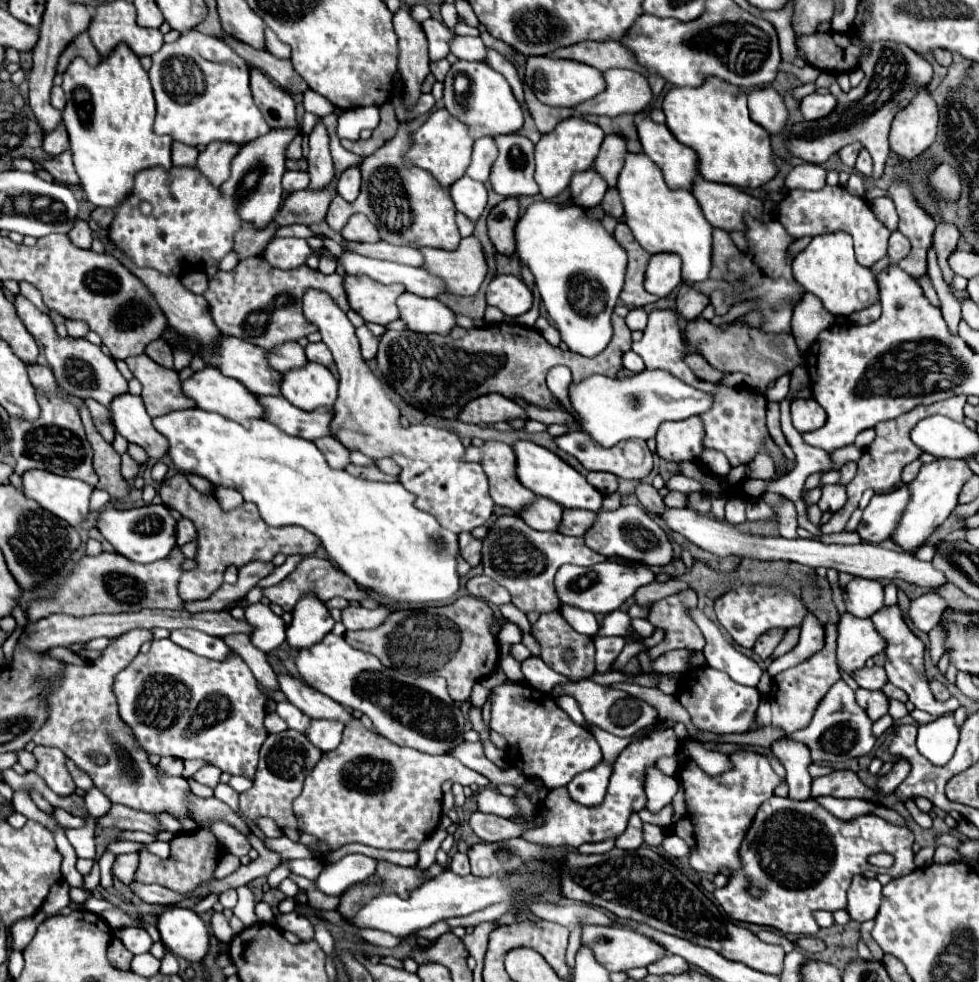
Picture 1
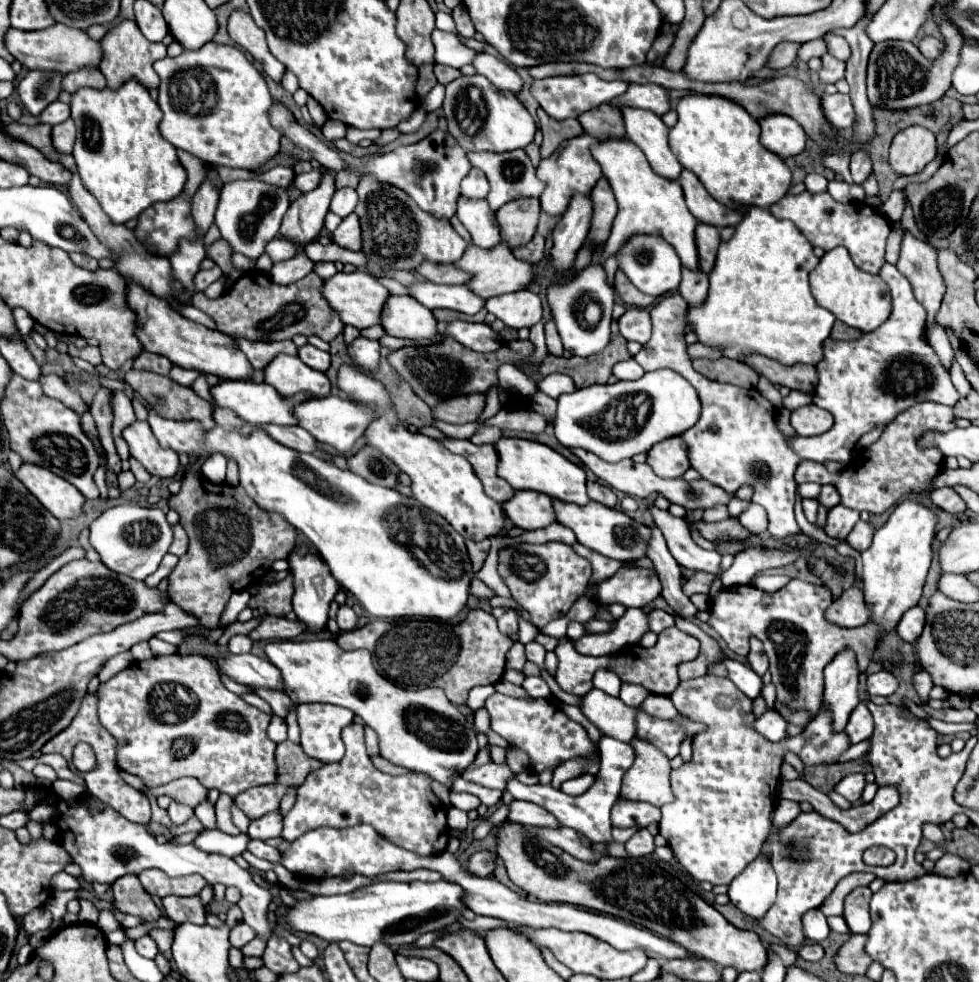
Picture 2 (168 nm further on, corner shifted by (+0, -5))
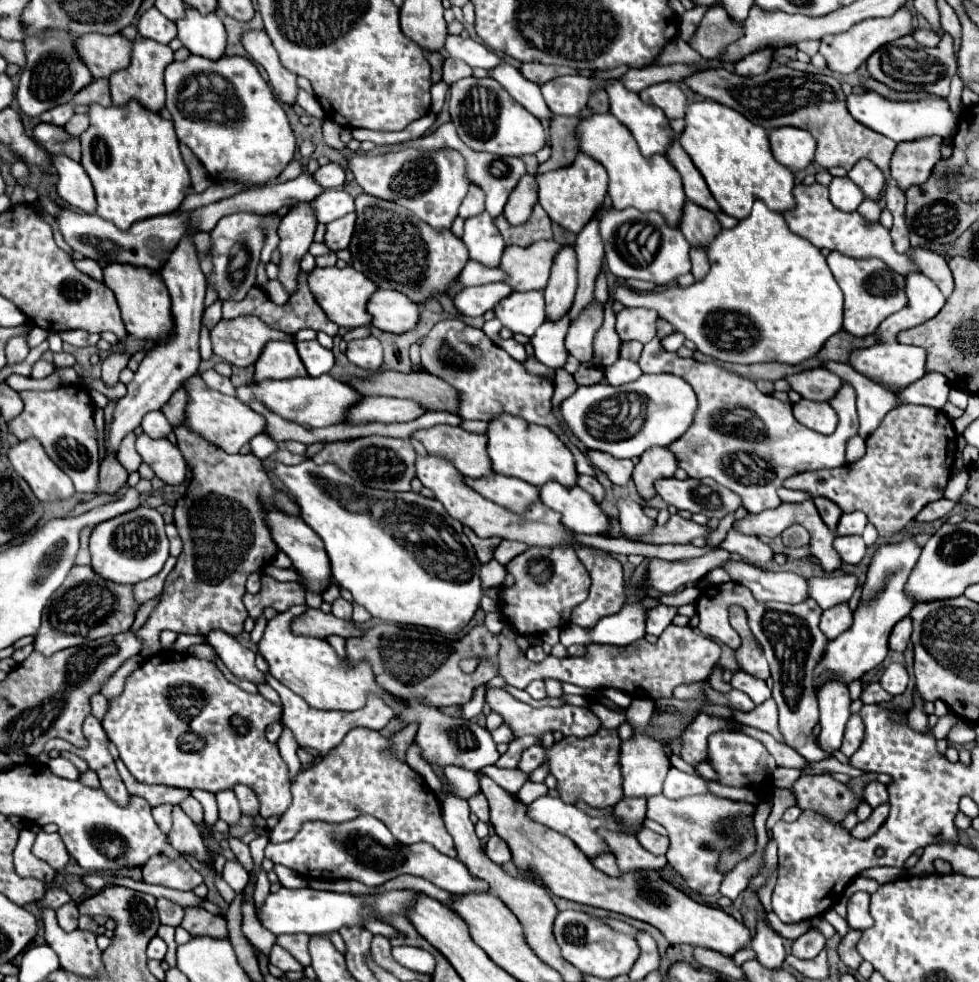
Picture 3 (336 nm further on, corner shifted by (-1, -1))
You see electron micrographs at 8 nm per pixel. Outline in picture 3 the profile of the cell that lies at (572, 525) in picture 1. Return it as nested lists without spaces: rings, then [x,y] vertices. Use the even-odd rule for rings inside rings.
[[[503,539],[503,541],[497,545],[493,557],[495,557],[501,565],[505,565],[505,563],[509,563],[515,555],[519,555],[519,553],[525,551],[525,549],[527,549],[527,543],[521,543],[521,541],[507,541],[507,539]]]

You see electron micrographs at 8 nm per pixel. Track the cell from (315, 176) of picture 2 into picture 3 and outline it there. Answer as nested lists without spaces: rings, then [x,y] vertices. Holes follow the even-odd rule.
[[[327,163],[313,173],[313,179],[317,179],[323,189],[335,189],[343,185],[345,171],[337,163]]]

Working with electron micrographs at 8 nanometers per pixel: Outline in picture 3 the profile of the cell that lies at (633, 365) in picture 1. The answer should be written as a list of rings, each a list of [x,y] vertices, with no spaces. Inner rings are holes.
[[[617,359],[611,367],[605,369],[605,379],[613,385],[623,385],[623,383],[631,383],[635,379],[641,377],[641,367],[635,361],[629,359]]]

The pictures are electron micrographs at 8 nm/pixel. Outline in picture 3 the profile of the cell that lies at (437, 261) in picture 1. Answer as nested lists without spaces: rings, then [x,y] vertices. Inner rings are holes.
[[[539,241],[531,247],[505,247],[499,263],[499,269],[505,271],[503,283],[515,291],[543,289],[549,279],[553,257],[559,251],[557,247],[561,245],[555,241]]]

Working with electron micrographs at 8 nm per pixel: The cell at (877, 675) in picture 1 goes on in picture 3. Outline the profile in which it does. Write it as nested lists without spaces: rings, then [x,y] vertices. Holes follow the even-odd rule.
[[[891,663],[885,673],[881,675],[879,679],[881,687],[891,693],[891,695],[901,695],[905,689],[907,689],[907,683],[909,683],[909,675],[907,675],[907,669],[899,663]]]

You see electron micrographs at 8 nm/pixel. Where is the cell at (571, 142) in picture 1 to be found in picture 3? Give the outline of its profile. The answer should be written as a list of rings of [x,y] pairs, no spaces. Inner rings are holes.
[[[583,151],[577,153],[575,161],[567,167],[559,167],[557,171],[547,171],[535,175],[539,185],[539,203],[549,213],[549,217],[563,225],[571,233],[579,233],[585,223],[593,217],[593,213],[601,207],[603,197],[607,195],[607,171],[601,163],[585,155]]]

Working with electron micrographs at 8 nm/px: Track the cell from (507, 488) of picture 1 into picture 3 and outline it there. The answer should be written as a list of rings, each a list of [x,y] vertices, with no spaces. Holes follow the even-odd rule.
[[[433,425],[429,429],[419,429],[413,435],[415,435],[415,439],[419,439],[425,445],[427,453],[451,459],[455,463],[455,467],[467,477],[477,479],[477,477],[489,477],[495,473],[491,459],[487,455],[487,435],[467,433],[461,427],[451,427],[451,425]]]

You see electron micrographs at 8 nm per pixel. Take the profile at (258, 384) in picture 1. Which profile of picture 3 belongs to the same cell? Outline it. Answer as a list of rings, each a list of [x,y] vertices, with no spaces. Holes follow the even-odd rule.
[[[111,263],[103,269],[105,285],[115,293],[123,323],[127,333],[143,339],[143,341],[165,341],[173,335],[173,315],[171,315],[171,299],[165,283],[157,271],[149,271],[147,267],[133,267],[123,263]]]

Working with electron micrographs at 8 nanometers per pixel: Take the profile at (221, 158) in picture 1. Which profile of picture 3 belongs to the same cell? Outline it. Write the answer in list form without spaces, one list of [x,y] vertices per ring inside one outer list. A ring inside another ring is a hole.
[[[189,231],[189,235],[185,235],[185,239],[181,239],[181,243],[171,251],[167,263],[161,267],[161,279],[165,281],[169,295],[171,295],[171,313],[173,313],[173,321],[175,321],[175,335],[169,341],[157,343],[147,357],[141,361],[135,379],[127,385],[127,395],[119,399],[117,409],[113,413],[113,423],[111,423],[111,433],[109,433],[109,441],[113,451],[119,449],[121,439],[139,427],[141,419],[153,411],[153,409],[161,409],[169,397],[189,379],[197,373],[199,367],[199,327],[201,327],[201,317],[203,317],[203,301],[205,301],[205,289],[207,289],[207,279],[201,271],[199,265],[199,255],[193,243],[193,235],[197,231]]]

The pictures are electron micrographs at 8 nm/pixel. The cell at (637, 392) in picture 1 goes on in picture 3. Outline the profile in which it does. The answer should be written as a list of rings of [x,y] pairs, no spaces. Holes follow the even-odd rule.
[[[669,373],[641,375],[637,381],[619,387],[613,387],[609,383],[581,385],[571,397],[567,397],[561,403],[561,417],[567,429],[587,449],[605,451],[617,459],[641,457],[645,449],[655,445],[667,447],[689,429],[695,411],[697,411],[695,391],[689,387],[689,383],[685,383],[685,379]]]

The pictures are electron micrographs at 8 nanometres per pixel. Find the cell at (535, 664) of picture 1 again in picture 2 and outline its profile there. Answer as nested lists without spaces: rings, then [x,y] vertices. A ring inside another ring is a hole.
[[[526,677],[524,683],[522,683],[522,687],[534,699],[548,699],[550,697],[550,689],[548,689],[548,685],[546,685],[546,681],[542,677]]]

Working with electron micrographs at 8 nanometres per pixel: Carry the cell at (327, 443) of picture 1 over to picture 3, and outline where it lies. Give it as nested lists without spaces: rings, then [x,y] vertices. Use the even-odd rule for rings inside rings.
[[[199,373],[193,375],[191,379],[187,379],[187,383],[183,385],[189,393],[189,401],[187,401],[187,409],[185,409],[185,419],[187,419],[187,425],[199,433],[201,437],[205,437],[207,441],[211,441],[213,445],[225,449],[227,453],[239,453],[239,449],[243,445],[247,445],[255,435],[259,433],[265,433],[267,429],[267,421],[263,415],[255,413],[253,409],[249,409],[245,403],[241,403],[239,399],[235,397],[229,397],[229,395],[223,395],[219,391],[213,391],[209,389]]]

